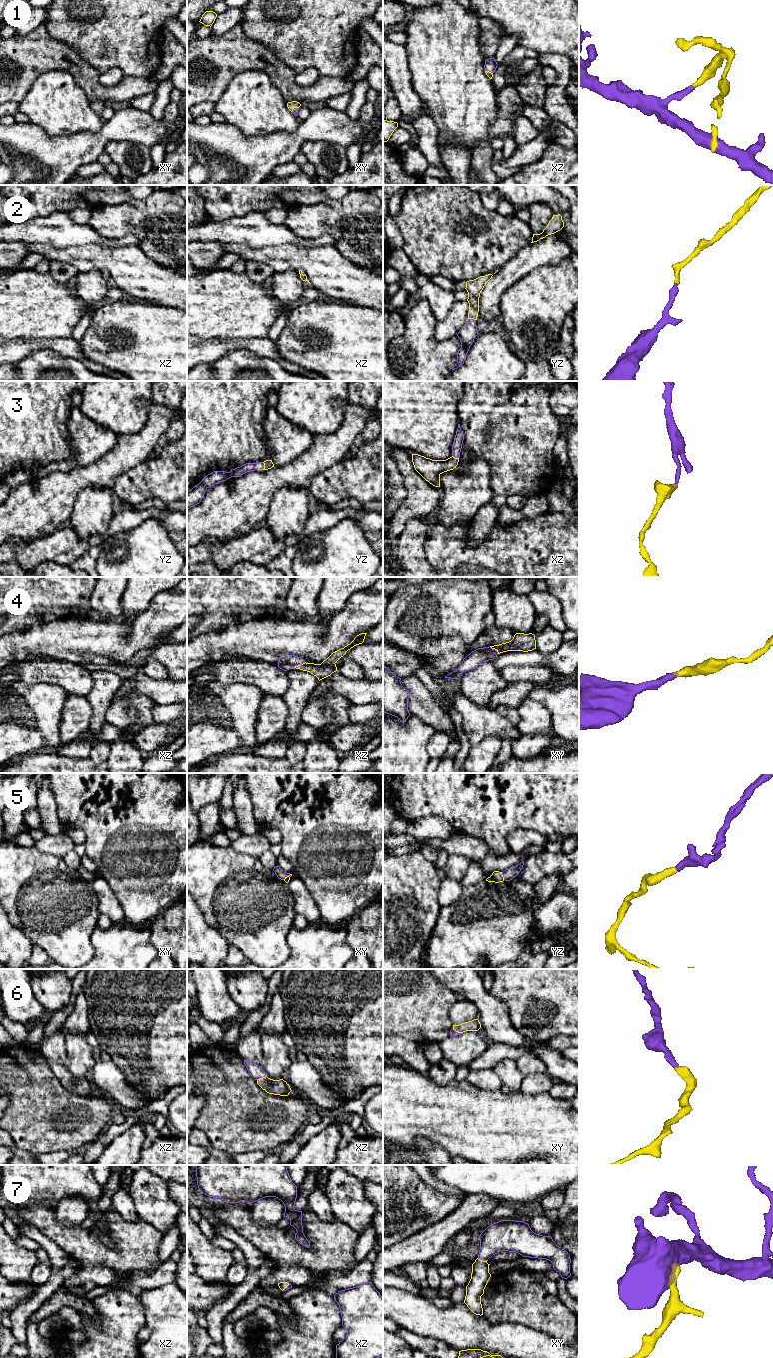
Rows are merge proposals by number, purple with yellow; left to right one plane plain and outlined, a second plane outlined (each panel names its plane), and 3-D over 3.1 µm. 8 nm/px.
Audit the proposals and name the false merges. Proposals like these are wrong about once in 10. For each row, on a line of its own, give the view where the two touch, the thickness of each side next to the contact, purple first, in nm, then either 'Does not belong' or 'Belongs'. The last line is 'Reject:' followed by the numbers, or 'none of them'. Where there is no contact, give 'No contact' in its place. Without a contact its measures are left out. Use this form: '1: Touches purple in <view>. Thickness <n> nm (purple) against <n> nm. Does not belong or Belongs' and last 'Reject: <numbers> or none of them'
1: Touches purple in xy. Thickness 50 nm (purple) against 60 nm. Belongs
2: Touches purple in yz. Thickness 140 nm (purple) against 120 nm. Belongs
3: Touches purple in yz. Thickness 80 nm (purple) against 80 nm. Belongs
4: Touches purple in xz. Thickness 120 nm (purple) against 120 nm. Belongs
5: Touches purple in yz. Thickness 90 nm (purple) against 90 nm. Belongs
6: Touches purple in xz. Thickness 110 nm (purple) against 130 nm. Belongs
7: Touches purple in xy. Thickness 240 nm (purple) against 150 nm. Belongs
Reject: none of them

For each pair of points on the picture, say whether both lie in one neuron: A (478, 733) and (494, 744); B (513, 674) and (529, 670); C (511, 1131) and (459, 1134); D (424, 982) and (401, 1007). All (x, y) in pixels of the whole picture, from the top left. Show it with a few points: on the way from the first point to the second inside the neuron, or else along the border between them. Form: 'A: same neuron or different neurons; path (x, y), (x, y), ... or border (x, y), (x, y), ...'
A: different neurons; border (499, 737), (486, 736), (471, 746)
B: same neuron; path (517, 673), (525, 672)
C: same neuron; path (498, 1131), (472, 1131)
D: same neuron; path (418, 988), (405, 1001)

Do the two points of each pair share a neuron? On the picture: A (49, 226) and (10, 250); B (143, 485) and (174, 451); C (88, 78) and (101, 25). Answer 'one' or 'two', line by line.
A: two
B: one
C: two

